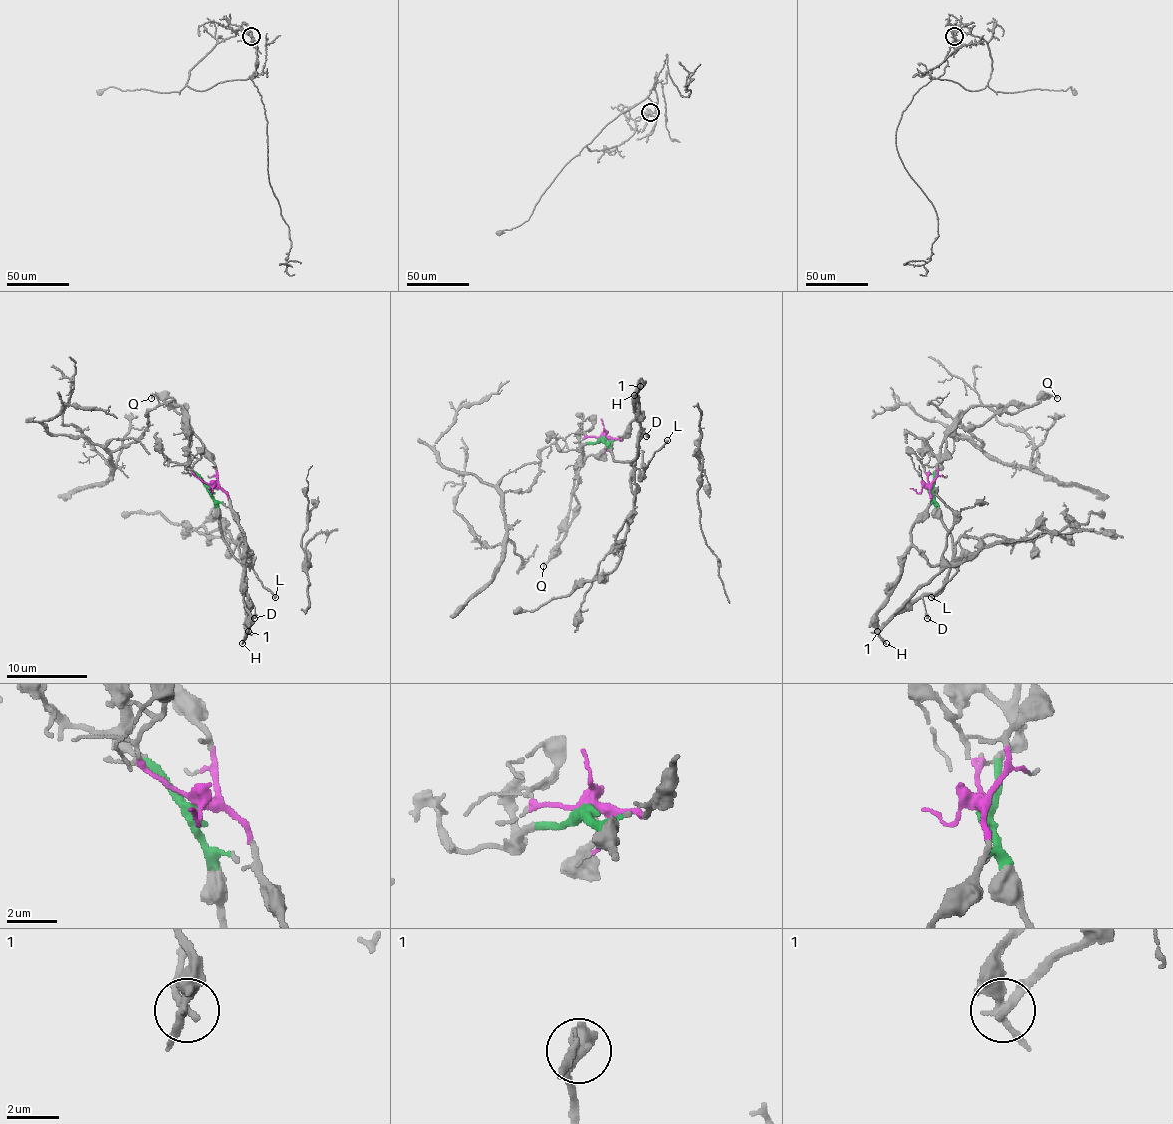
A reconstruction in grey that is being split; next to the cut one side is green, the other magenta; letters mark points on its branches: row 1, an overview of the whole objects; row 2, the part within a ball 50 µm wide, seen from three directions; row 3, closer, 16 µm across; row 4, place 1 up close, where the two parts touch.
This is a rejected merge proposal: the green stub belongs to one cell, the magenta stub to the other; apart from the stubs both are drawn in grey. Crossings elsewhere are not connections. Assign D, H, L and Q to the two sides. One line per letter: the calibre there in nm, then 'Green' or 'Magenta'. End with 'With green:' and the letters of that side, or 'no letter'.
D: Thickness 150 nm. Green
H: Thickness 240 nm. Magenta
L: Thickness 180 nm. Green
Q: Thickness 200 nm. Green
With green: D, L, Q

